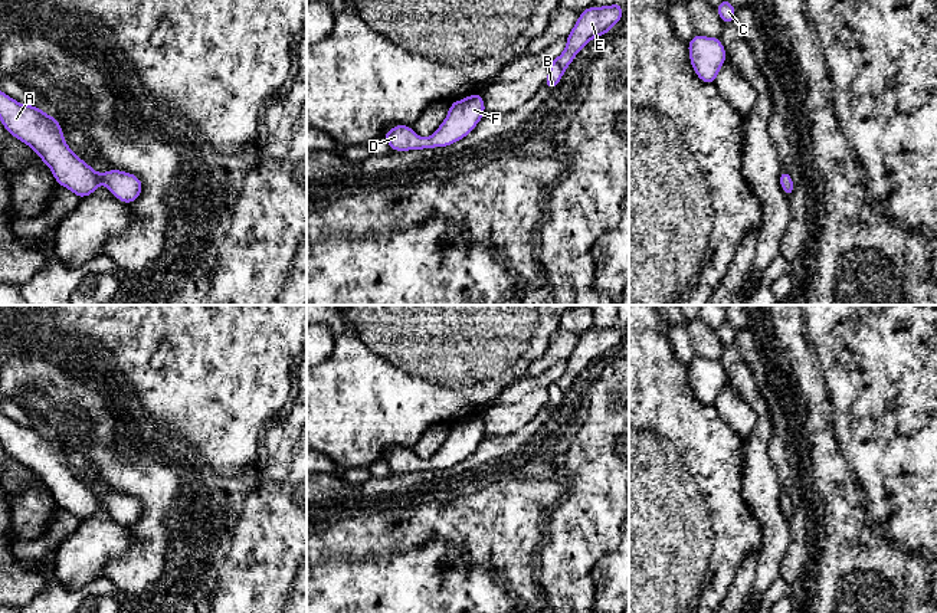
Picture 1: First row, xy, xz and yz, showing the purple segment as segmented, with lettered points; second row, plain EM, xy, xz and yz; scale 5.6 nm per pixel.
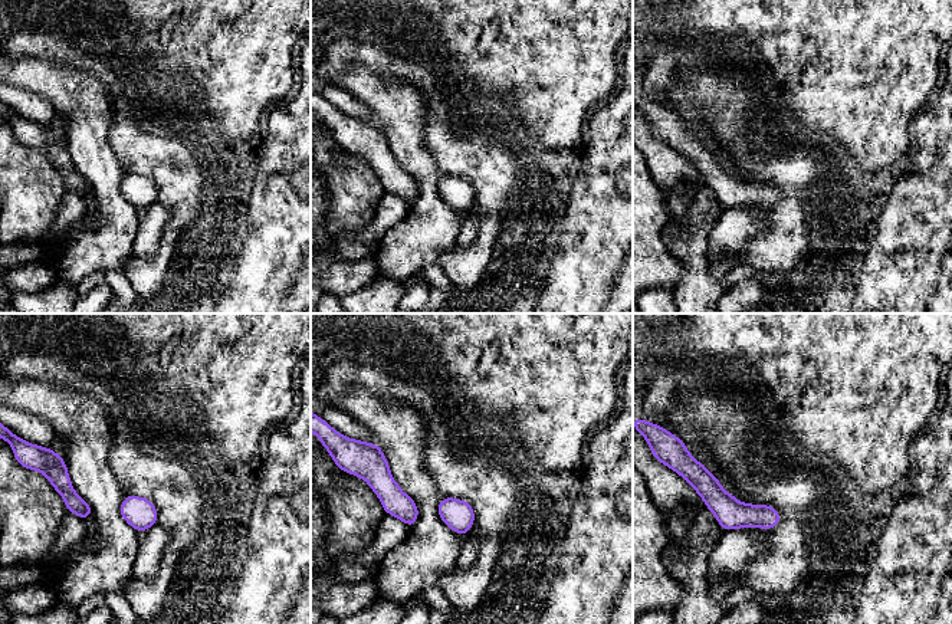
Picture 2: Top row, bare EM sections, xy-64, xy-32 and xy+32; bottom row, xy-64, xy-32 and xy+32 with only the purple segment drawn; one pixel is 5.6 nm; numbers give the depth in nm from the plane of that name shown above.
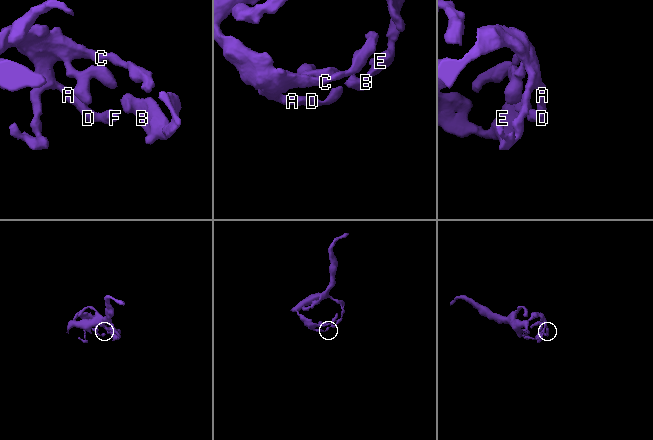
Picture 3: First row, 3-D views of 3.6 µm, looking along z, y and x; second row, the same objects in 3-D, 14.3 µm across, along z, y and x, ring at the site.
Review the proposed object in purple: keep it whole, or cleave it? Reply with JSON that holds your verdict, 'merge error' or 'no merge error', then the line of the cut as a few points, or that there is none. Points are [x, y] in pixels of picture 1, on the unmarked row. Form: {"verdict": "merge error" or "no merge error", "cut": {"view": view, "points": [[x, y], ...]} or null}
{"verdict": "no merge error", "cut": null}

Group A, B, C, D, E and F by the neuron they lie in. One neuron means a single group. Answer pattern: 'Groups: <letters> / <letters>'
Groups: A B C D E F

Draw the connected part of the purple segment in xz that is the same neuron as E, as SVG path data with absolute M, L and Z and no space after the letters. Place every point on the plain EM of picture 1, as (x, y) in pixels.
M620 325L603 330L593 327L580 334L579 342L566 360L566 371L548 387L548 399L544 409L553 413L576 377L594 360L609 357L610 351L620 344L622 337L623 331Z

